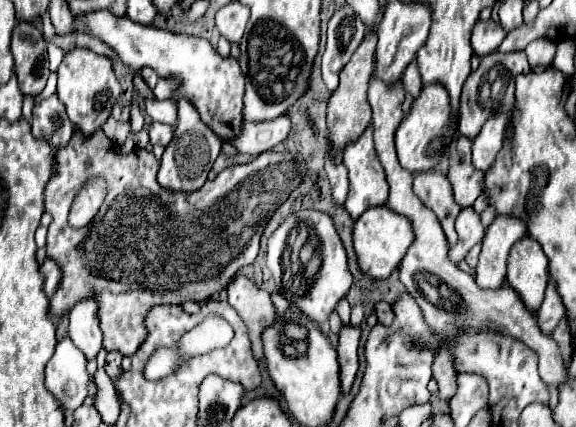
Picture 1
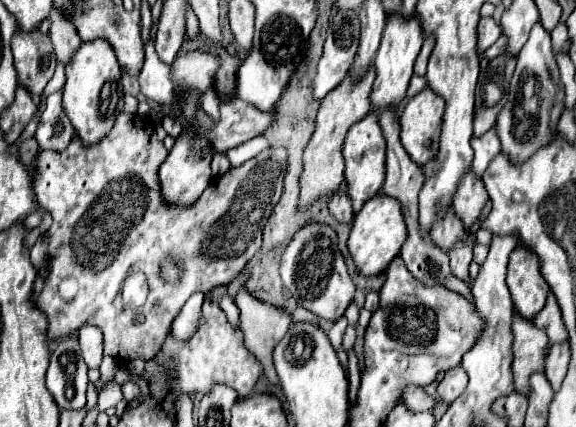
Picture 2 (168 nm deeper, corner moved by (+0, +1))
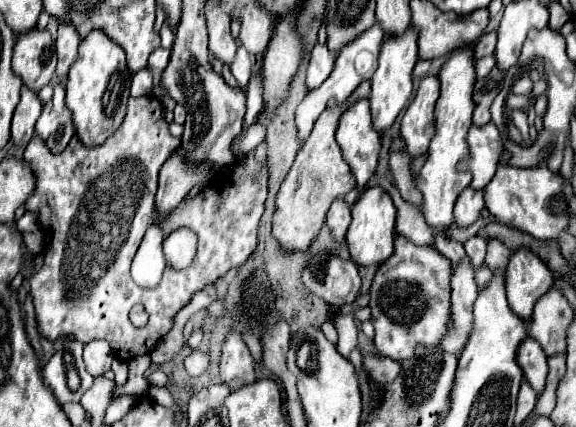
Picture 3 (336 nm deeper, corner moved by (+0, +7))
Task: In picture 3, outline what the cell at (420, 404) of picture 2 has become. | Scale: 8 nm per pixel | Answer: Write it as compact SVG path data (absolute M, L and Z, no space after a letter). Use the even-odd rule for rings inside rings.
M376 353L364 355L362 361L364 361L364 367L366 367L366 373L368 373L374 381L380 381L380 383L392 381L392 379L398 375L398 371L400 371L400 363L398 363L398 361L378 357Z

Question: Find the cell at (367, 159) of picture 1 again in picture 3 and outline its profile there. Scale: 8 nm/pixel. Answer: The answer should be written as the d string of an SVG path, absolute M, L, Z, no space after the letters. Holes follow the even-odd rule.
M368 99L354 101L342 113L336 129L336 141L342 147L346 163L356 175L358 187L362 189L376 171L380 153L380 133L372 127Z

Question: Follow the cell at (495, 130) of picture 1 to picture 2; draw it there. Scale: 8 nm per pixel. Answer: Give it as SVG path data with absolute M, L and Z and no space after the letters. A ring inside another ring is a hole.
M490 129L482 137L472 139L472 149L474 149L474 161L472 161L472 171L482 177L486 171L488 163L500 153L500 139L496 135L496 129Z

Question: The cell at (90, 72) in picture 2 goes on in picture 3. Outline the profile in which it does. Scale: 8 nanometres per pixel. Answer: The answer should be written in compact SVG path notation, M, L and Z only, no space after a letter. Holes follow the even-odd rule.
M92 31L82 39L78 59L66 81L66 107L72 111L76 135L86 147L104 143L120 127L130 97L130 81L132 71L126 65L126 55L120 45L116 45L104 31Z

